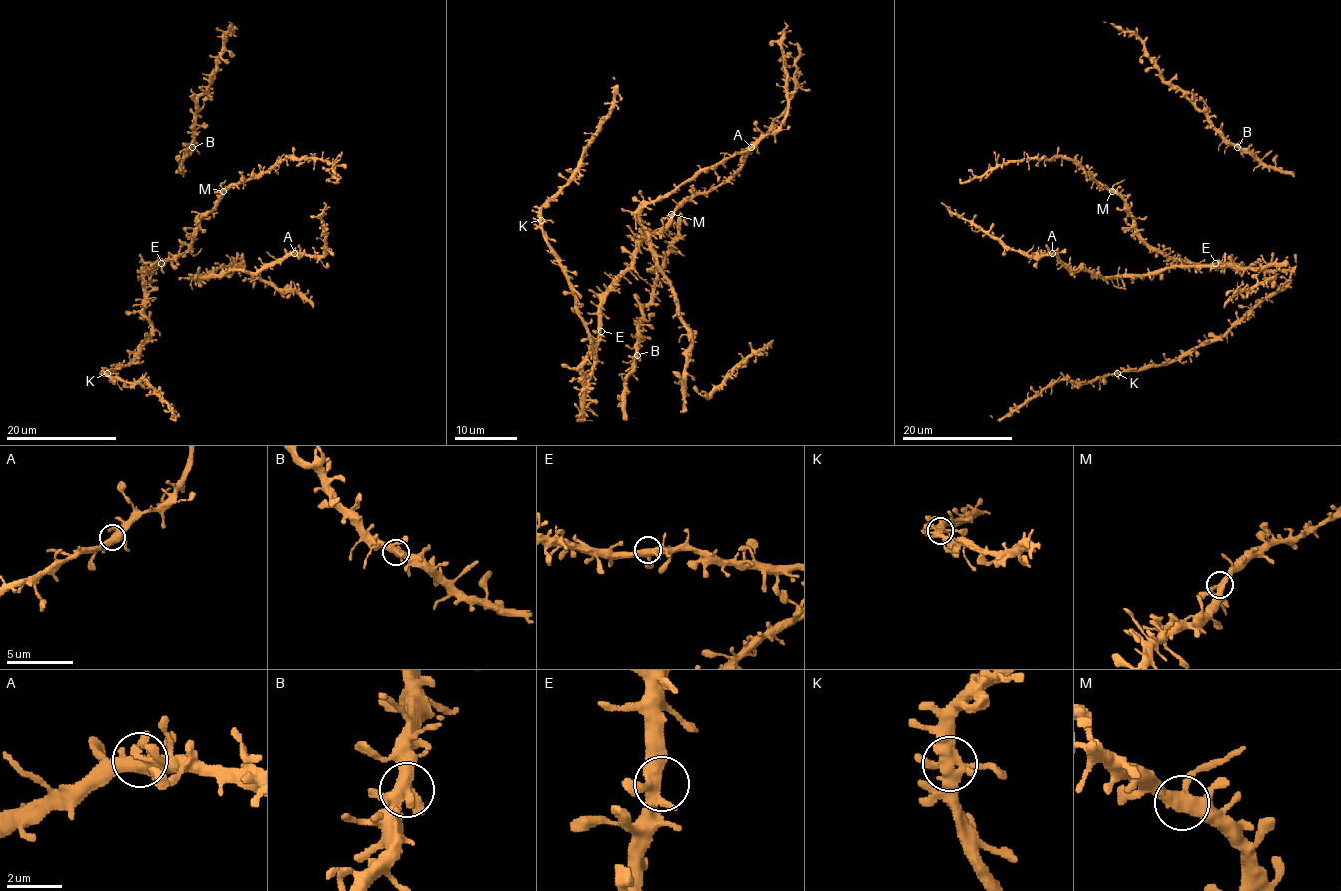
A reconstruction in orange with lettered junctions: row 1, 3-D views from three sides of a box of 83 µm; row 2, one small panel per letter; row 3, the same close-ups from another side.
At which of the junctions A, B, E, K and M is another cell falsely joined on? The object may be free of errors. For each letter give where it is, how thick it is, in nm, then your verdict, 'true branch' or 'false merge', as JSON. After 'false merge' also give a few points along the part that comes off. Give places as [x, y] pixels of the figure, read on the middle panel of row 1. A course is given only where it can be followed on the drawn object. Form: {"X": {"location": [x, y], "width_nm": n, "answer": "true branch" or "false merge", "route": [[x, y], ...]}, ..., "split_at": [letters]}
{"A": {"location": [751, 147], "width_nm": 440, "answer": "true branch"}, "B": {"location": [637, 355], "width_nm": 420, "answer": "true branch"}, "E": {"location": [601, 331], "width_nm": 420, "answer": "true branch"}, "K": {"location": [541, 220], "width_nm": 420, "answer": "true branch"}, "M": {"location": [671, 214], "width_nm": 420, "answer": "true branch"}, "split_at": []}

